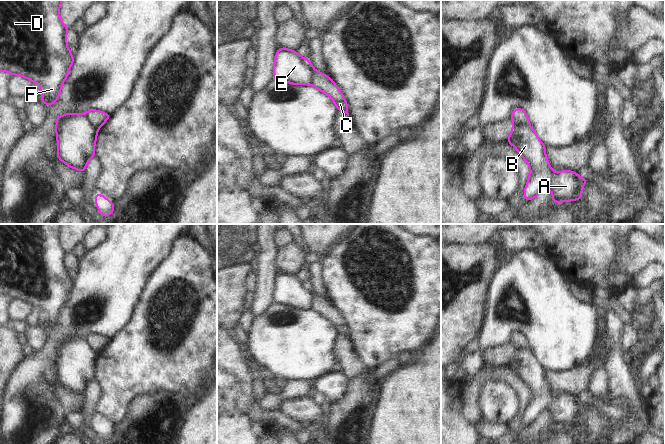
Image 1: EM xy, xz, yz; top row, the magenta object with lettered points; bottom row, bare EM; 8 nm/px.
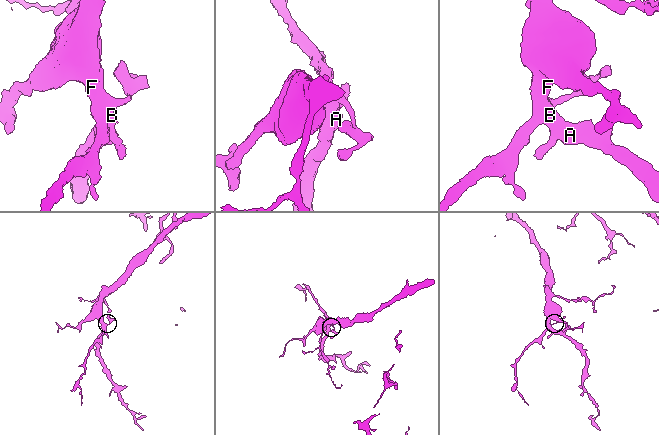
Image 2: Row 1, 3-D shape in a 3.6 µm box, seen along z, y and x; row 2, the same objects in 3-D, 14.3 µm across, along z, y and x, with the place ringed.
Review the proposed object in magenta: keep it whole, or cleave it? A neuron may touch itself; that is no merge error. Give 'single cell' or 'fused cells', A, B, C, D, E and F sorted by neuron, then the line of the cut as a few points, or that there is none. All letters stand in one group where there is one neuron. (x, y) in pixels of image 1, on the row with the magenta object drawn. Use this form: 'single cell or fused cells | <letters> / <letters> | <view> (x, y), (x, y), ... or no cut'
fused cells | A B D E F / C | yz (511, 117), (516, 123), (527, 123), (529, 125)

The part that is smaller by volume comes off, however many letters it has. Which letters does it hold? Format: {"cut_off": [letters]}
{"cut_off": ["C"]}

